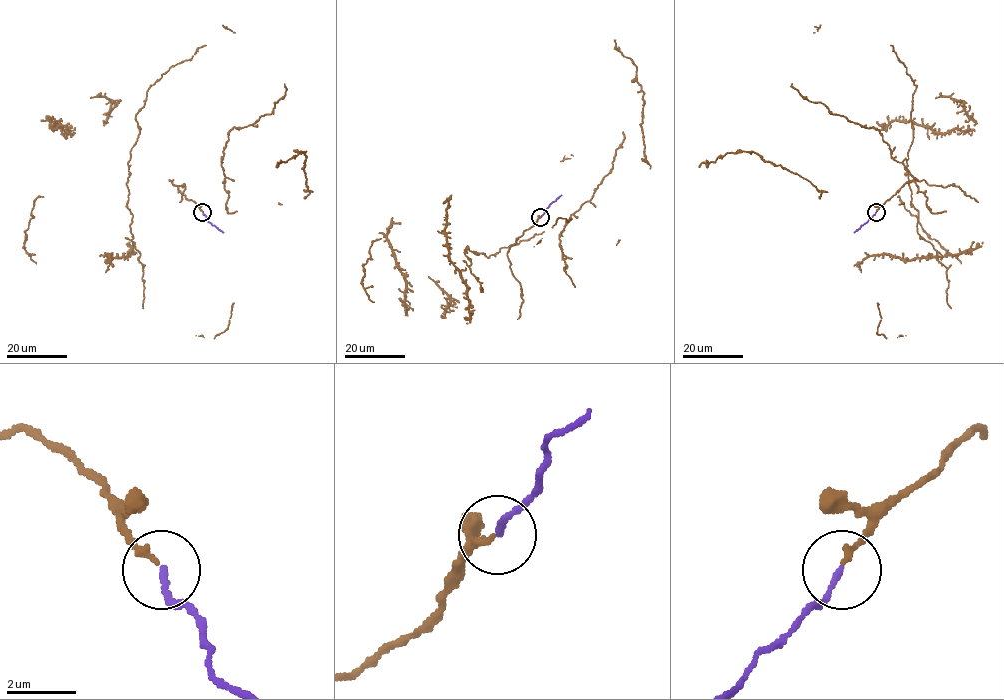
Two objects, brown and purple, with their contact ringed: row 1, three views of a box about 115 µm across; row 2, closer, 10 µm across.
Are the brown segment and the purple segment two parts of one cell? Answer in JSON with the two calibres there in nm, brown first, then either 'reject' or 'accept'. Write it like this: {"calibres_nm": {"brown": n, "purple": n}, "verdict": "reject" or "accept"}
{"calibres_nm": {"brown": 190, "purple": 180}, "verdict": "accept"}

